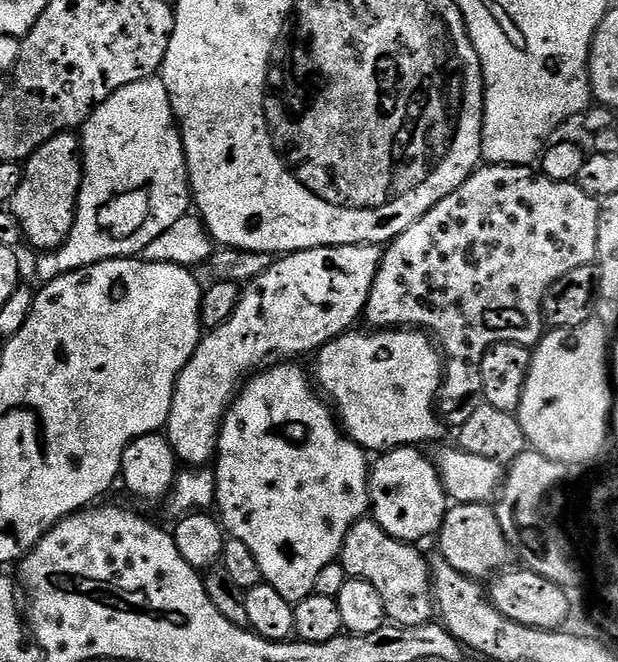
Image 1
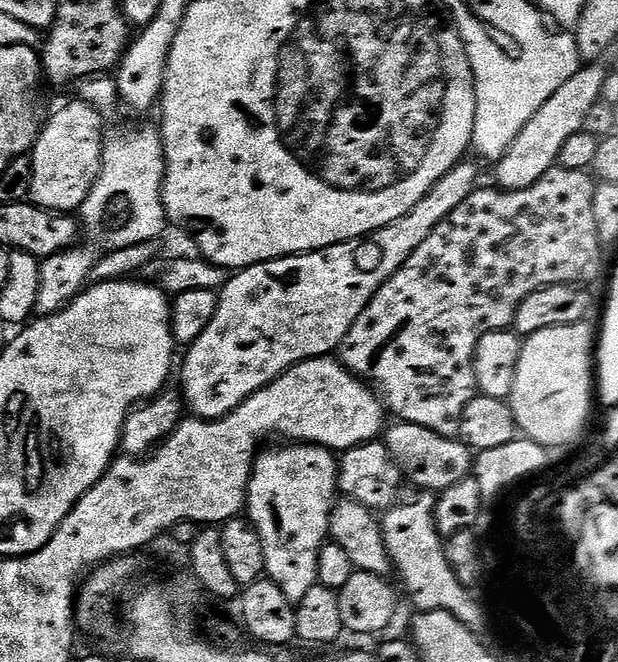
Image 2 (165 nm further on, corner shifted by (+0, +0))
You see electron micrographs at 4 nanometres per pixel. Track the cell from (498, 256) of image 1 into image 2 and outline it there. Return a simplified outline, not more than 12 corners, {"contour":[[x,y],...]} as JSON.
{"contour":[[597,181],[476,191],[350,326],[340,363],[459,437],[482,334],[591,285]]}

